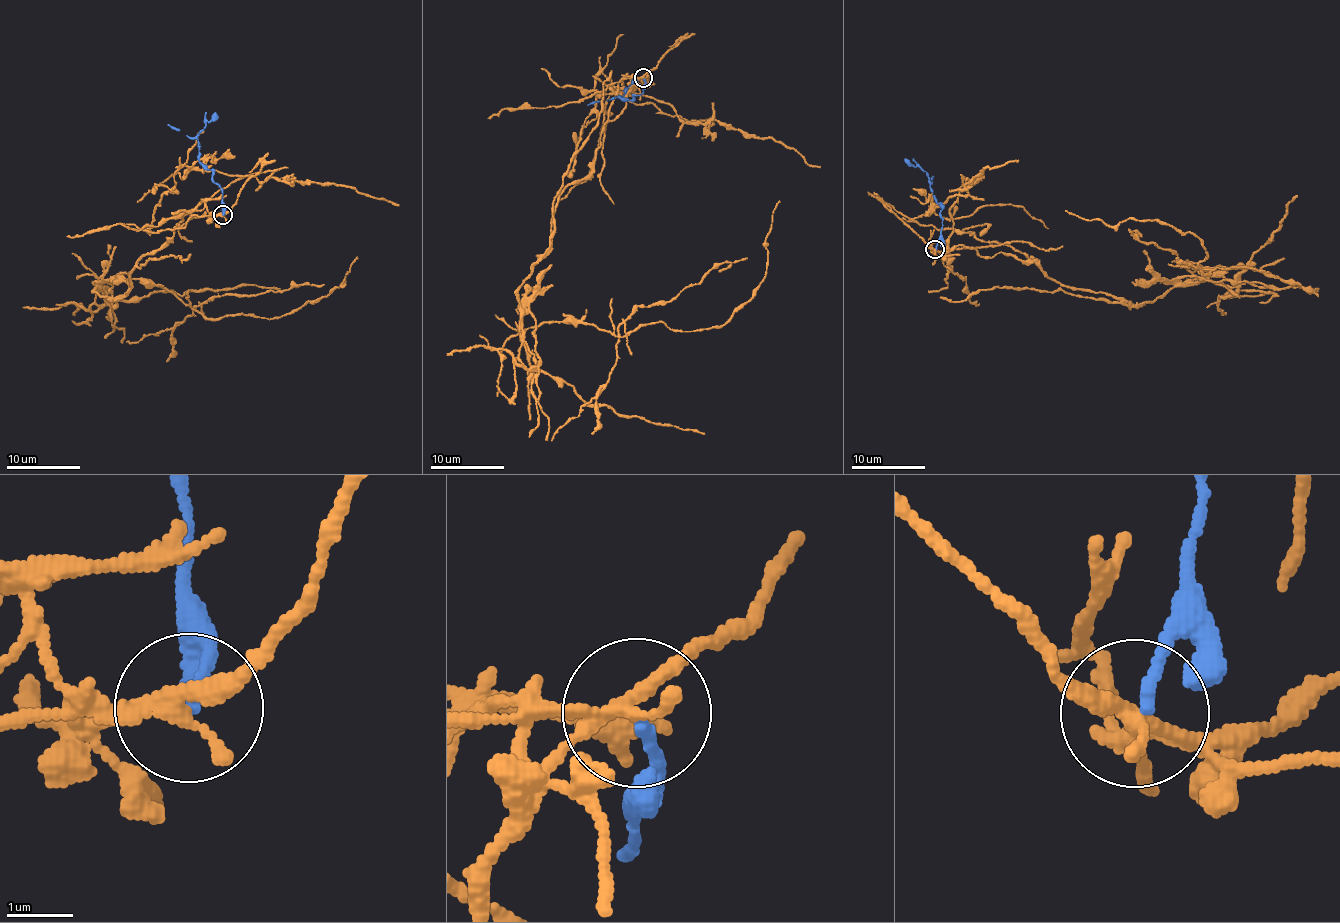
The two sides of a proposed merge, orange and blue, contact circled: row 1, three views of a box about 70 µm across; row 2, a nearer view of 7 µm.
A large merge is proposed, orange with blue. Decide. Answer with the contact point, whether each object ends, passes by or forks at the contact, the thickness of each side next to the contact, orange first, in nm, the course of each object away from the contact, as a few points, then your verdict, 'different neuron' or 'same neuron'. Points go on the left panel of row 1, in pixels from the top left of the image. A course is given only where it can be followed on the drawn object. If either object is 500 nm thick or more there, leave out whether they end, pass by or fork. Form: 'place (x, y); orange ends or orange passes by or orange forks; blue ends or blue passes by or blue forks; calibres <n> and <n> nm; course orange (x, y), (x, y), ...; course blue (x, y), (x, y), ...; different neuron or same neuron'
place (222, 215); orange forks; blue ends; calibres 200 and 160 nm; course orange (222, 215), (175, 227), (127, 291), (95, 292), (152, 280), (203, 315), (278, 318), (341, 287), (356, 257); course blue (222, 215), (222, 189), (213, 180), (213, 172), (204, 166), (198, 156), (200, 133), (215, 112); different neuron

